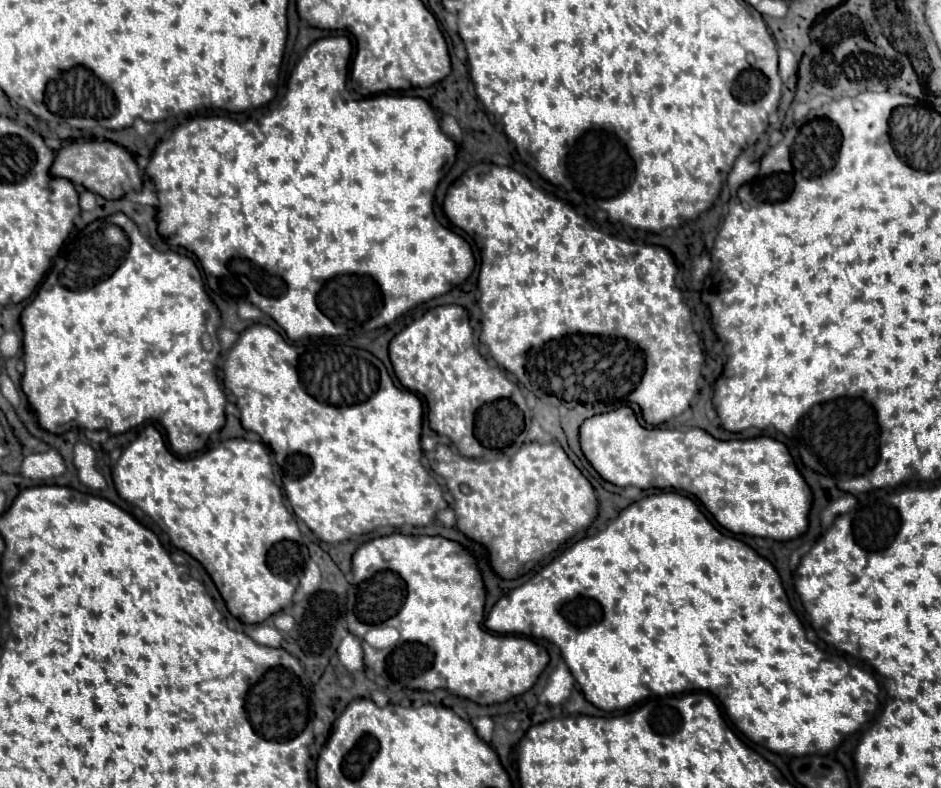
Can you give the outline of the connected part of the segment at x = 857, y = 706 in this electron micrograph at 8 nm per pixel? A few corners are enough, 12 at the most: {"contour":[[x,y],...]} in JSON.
{"contour":[[646,496],[502,596],[588,702],[710,692],[826,754],[878,682],[774,566]]}

